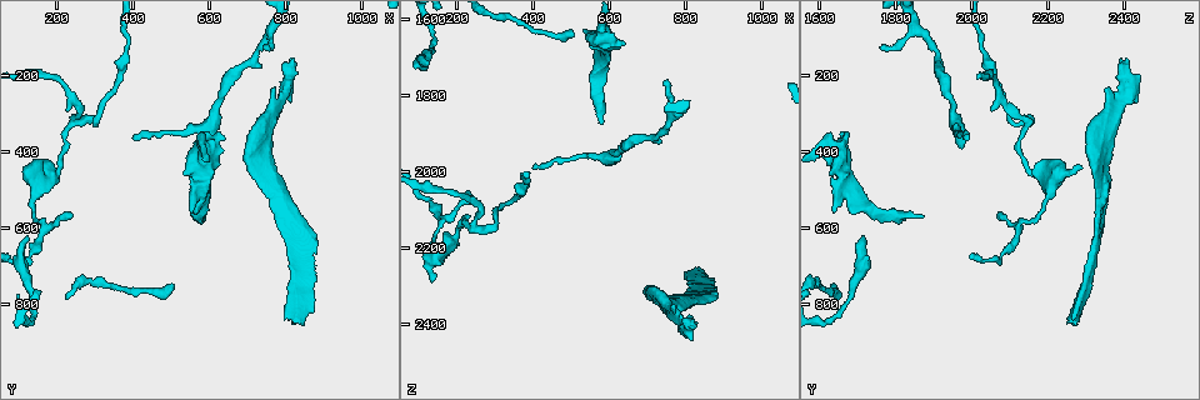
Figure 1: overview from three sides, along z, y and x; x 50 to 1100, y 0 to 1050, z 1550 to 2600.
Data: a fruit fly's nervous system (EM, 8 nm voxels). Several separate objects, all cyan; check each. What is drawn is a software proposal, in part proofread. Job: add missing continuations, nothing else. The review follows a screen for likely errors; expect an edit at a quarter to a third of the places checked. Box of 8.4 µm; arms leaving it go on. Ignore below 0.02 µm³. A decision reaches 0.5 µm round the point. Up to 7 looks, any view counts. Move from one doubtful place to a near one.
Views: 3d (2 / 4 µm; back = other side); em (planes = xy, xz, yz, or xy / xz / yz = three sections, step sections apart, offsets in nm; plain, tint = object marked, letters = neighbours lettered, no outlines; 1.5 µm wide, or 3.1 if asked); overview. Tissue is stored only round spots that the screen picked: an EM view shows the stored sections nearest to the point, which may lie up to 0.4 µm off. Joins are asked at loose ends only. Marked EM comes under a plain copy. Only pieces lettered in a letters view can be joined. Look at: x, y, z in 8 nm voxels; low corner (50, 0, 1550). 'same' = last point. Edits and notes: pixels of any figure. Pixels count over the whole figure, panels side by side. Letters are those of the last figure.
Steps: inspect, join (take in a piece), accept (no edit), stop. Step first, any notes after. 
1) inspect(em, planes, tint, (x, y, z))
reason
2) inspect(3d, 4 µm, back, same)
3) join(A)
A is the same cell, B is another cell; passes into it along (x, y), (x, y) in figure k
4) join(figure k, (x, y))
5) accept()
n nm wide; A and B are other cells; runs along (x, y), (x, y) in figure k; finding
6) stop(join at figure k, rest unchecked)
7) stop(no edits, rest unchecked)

inspect(3d, 4 µm, (760, 235, 2350))
free end

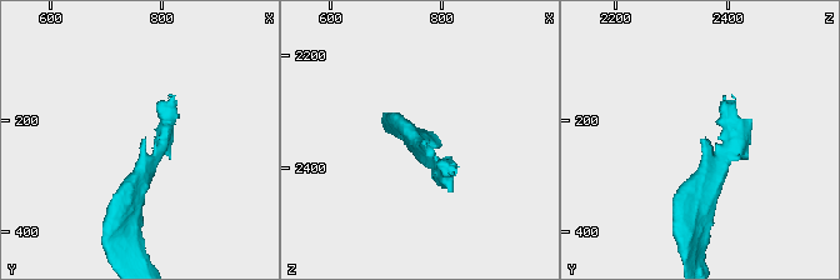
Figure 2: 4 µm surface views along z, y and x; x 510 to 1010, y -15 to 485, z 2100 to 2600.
inspect(em, yz, step 8, letters, (765, 230, 2350))

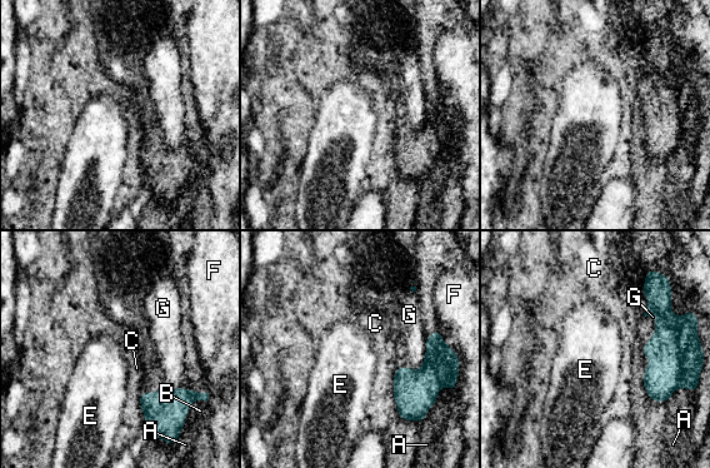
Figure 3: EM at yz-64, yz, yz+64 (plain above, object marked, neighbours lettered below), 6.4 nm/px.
accept()
A, B, C, E, F and G are other cells; border along (395, 369), (393, 374) in figure 3; no lettered piece goes on from it

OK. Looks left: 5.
inspect(3d, 4 µm, (850, 855, 2275))
free end

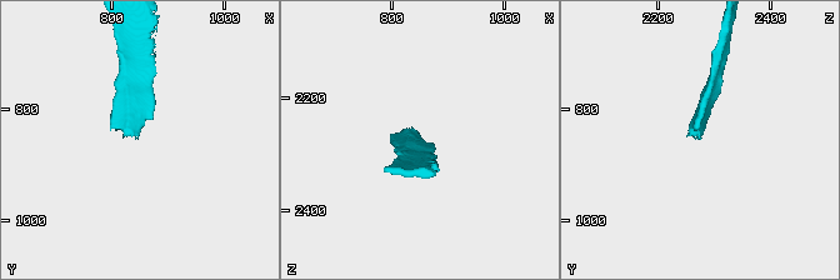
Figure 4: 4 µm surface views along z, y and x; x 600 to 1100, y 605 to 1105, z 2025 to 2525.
inspect(em, planes, letters, (850, 850, 2275))

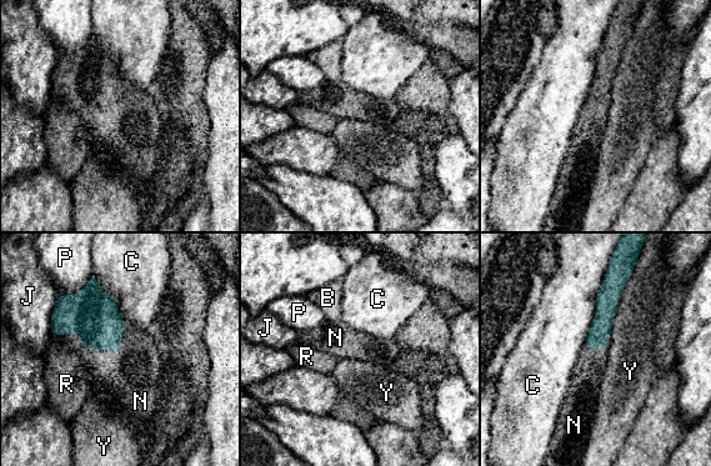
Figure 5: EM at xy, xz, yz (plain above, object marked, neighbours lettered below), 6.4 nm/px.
join(N)
N is the same cell, B, C, J, P, R and Y are other cells; passes into it along (91, 314), (88, 349), (110, 379) in figure 5; the neuron continues

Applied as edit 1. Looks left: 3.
inspect(em, xz, step 8, letters, (240, 565, 2075))
an open end

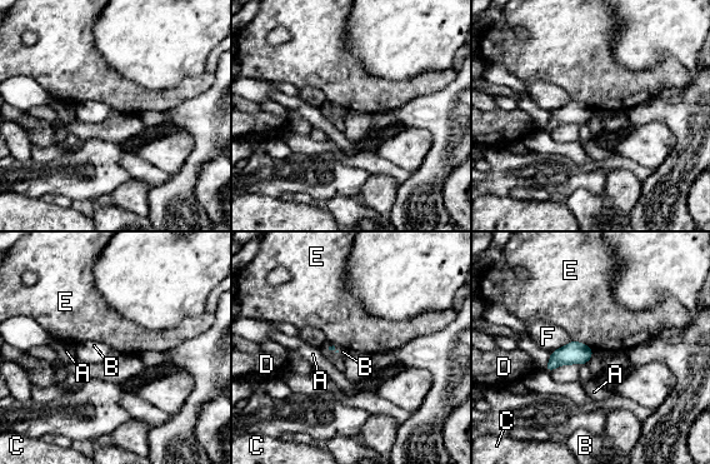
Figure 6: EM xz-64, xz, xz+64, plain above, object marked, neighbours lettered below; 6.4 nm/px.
accept()
A, B, C, D, E and F are other cells; none of them fits

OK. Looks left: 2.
stop(join at figure 5, rest unchecked)

